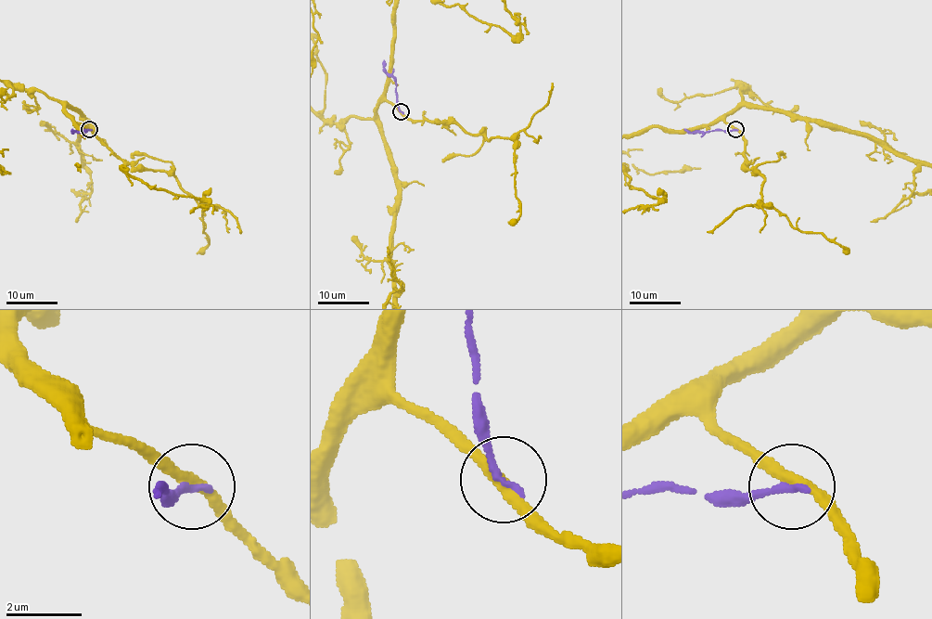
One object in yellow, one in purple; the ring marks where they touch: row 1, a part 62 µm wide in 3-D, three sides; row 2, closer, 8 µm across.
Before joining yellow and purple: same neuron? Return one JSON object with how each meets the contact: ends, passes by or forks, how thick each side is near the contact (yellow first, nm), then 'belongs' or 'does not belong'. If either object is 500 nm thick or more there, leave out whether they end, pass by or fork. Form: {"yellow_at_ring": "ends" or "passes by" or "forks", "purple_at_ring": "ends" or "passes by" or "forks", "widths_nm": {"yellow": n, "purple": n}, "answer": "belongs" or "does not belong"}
{"yellow_at_ring": "passes by", "purple_at_ring": "ends", "widths_nm": {"yellow": 300, "purple": 220}, "answer": "does not belong"}

